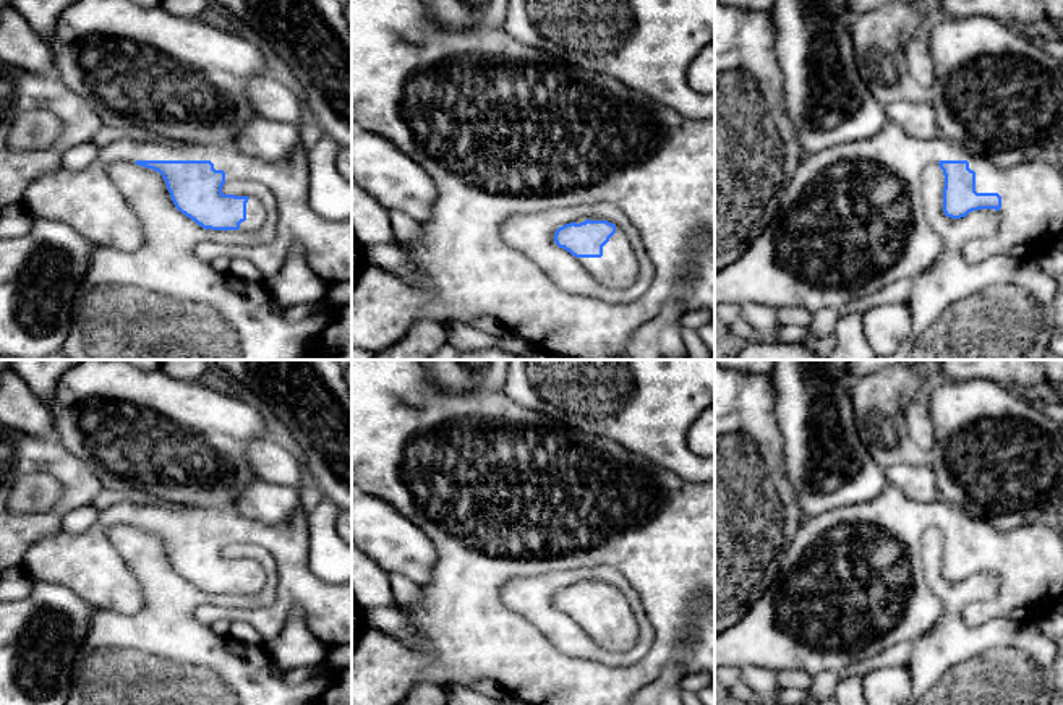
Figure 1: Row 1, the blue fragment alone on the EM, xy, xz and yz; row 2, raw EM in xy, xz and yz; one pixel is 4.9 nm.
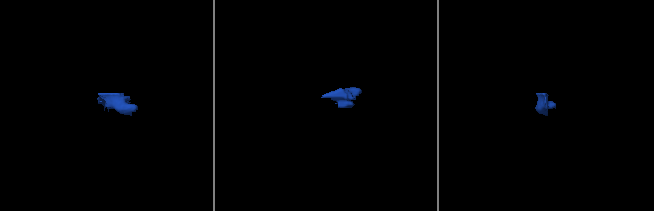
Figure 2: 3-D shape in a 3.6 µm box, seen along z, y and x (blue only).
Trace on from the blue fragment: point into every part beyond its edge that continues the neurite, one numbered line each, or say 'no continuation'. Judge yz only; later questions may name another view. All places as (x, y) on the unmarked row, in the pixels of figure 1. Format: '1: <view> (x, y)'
1: yz (851, 584)

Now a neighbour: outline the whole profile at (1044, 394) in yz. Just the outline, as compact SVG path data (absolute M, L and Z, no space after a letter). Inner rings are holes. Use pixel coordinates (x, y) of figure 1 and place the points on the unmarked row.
M1044 381L1035 386L1019 387L1018 395L1022 397L1029 404L1037 404L1052 412L1063 413L1063 402L1055 389L1055 386L1048 381Z

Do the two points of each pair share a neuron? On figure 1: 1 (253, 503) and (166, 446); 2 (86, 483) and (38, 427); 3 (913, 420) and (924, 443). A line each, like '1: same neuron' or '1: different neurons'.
1: different neurons
2: different neurons
3: same neuron

